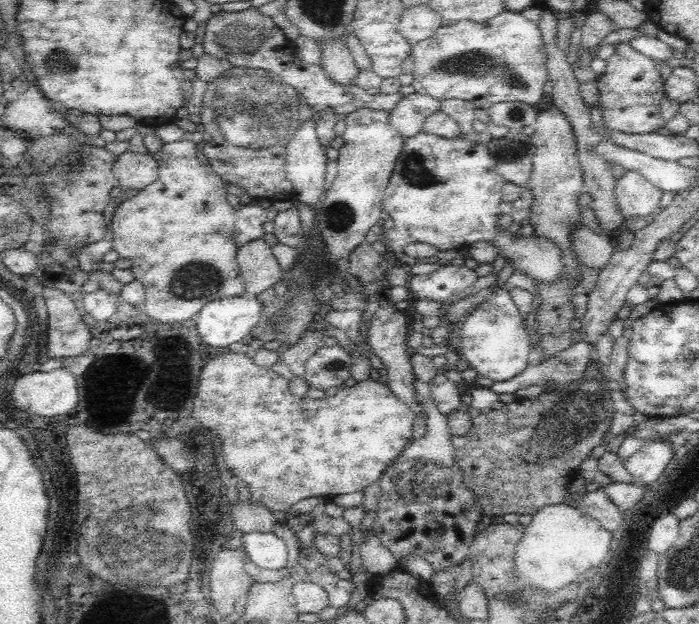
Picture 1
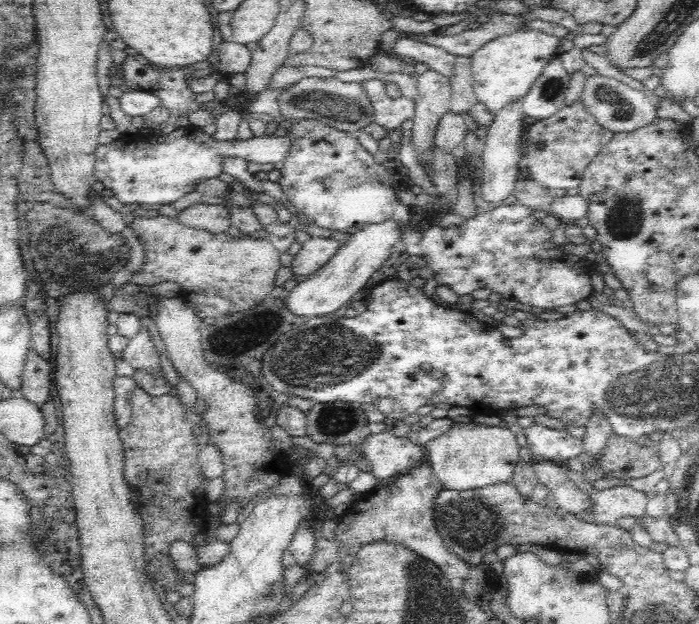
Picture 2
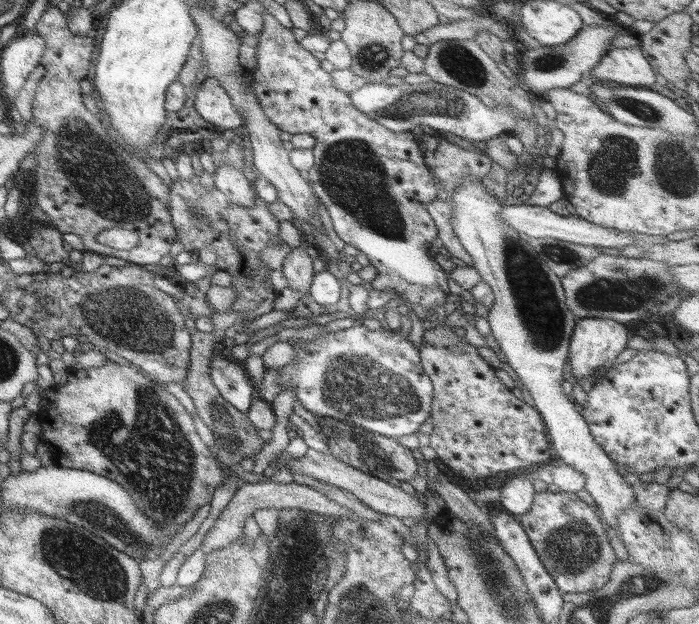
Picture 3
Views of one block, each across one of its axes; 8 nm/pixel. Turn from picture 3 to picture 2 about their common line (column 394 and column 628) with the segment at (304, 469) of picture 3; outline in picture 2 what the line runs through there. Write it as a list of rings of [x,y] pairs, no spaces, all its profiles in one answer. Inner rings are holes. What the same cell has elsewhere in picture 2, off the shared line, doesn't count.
[[[628,485],[614,486],[605,490],[593,488],[588,492],[592,507],[588,517],[578,517],[590,523],[616,526],[620,518],[638,519],[645,515],[648,495]]]

